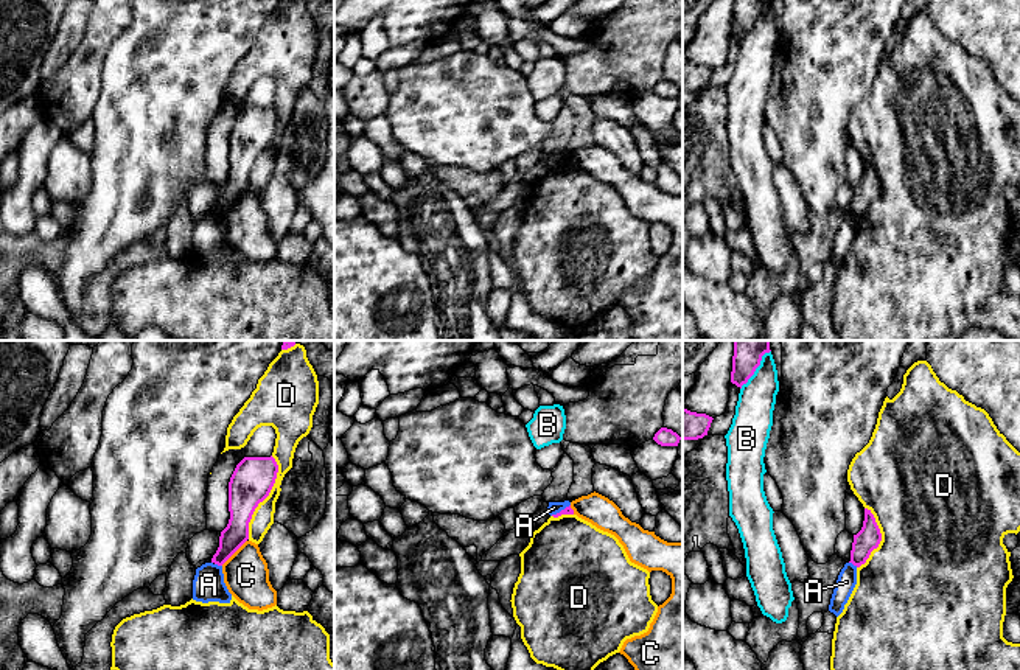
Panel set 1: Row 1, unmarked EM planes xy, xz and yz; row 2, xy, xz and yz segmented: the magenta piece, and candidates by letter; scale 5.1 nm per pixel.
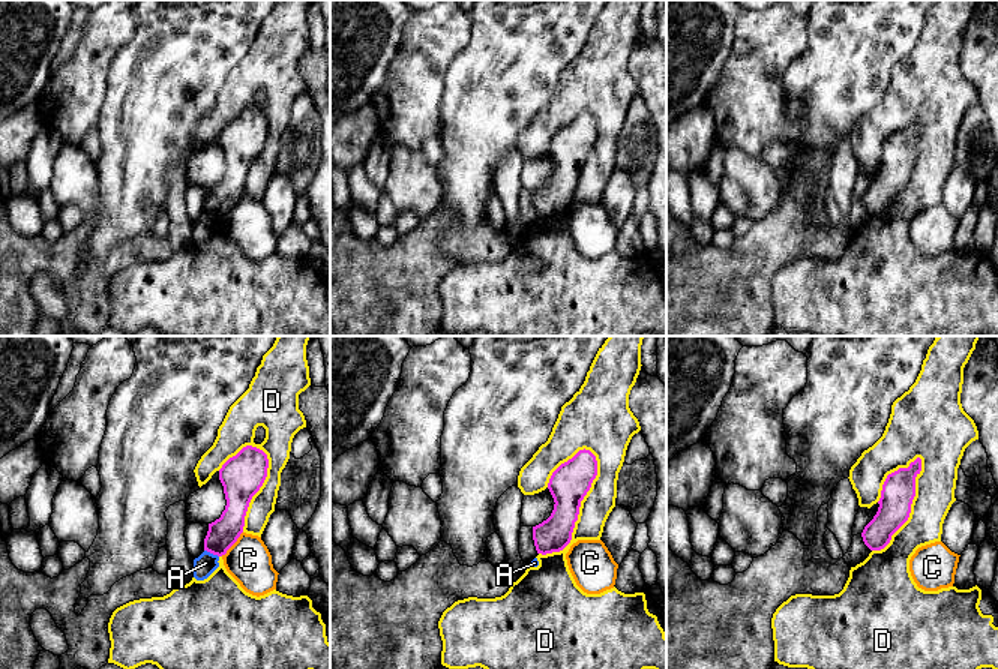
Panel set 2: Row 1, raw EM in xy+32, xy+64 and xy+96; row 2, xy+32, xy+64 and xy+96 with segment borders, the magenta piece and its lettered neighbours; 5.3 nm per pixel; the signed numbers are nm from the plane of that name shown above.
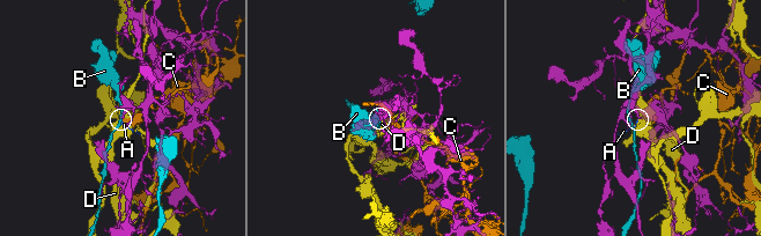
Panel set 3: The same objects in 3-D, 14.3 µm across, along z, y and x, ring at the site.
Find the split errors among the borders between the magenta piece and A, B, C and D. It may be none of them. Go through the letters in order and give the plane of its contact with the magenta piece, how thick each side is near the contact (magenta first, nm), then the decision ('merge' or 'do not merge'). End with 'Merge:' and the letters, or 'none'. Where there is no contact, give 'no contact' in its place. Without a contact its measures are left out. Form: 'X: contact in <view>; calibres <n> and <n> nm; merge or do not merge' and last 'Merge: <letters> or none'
A: contact in yz; calibres 120 and 100 nm; do not merge
B: contact in yz; calibres 190 and 190 nm; do not merge
C: contact in xy; calibres 140 and 240 nm; do not merge
D: contact in xy; calibres 220 and 110 nm; do not merge
Merge: none

